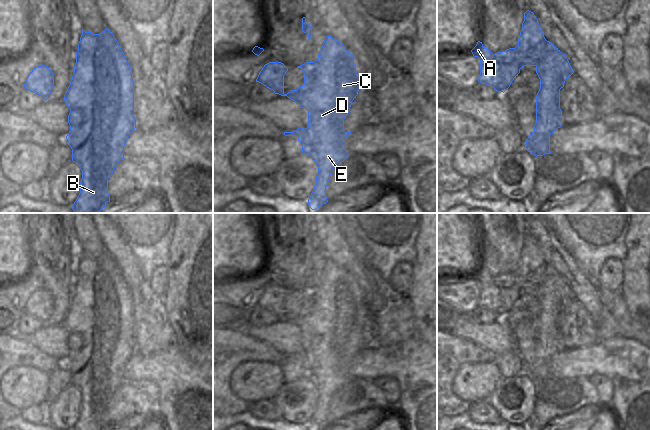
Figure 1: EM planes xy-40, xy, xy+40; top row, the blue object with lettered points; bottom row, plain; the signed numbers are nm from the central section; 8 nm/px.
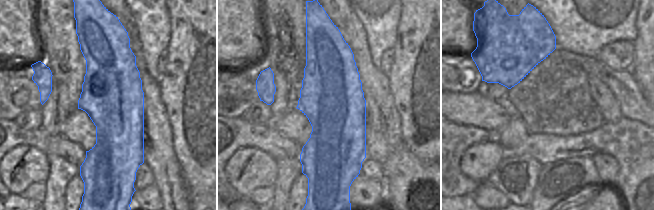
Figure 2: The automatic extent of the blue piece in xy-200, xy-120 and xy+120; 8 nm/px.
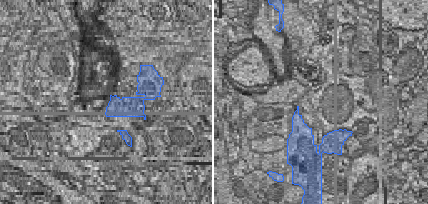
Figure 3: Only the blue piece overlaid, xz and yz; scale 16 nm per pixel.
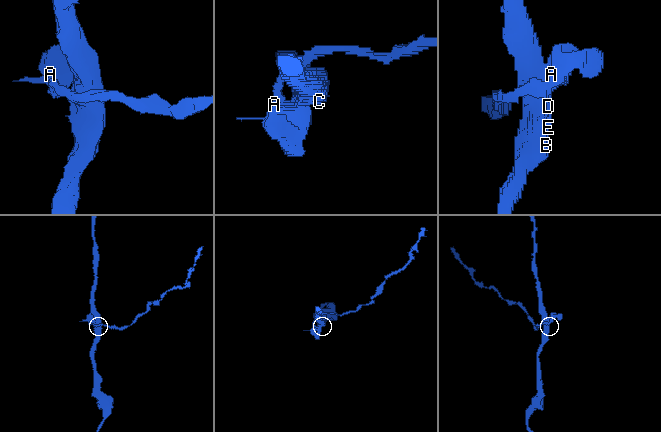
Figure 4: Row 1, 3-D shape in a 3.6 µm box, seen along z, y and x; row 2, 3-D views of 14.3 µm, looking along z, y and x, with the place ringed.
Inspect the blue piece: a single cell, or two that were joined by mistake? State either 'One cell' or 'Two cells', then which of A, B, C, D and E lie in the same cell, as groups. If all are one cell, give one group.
Two cells. Groups: A / B C D E

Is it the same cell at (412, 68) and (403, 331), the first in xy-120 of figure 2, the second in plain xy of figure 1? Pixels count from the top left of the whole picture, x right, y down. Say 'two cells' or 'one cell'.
two cells

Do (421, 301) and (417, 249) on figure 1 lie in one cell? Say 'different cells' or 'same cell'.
same cell

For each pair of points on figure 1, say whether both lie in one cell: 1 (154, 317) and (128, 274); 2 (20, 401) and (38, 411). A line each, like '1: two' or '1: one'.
1: one
2: two

